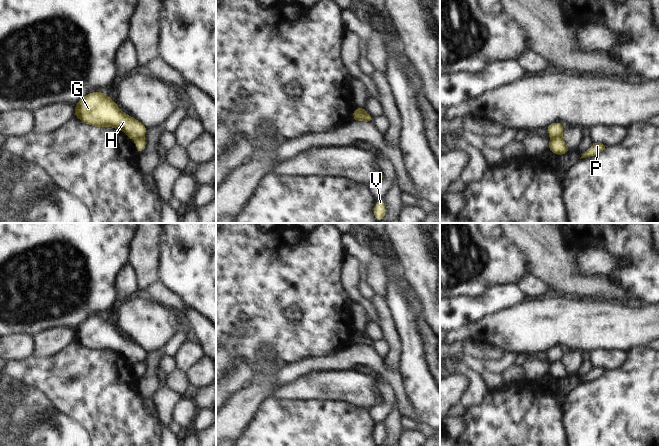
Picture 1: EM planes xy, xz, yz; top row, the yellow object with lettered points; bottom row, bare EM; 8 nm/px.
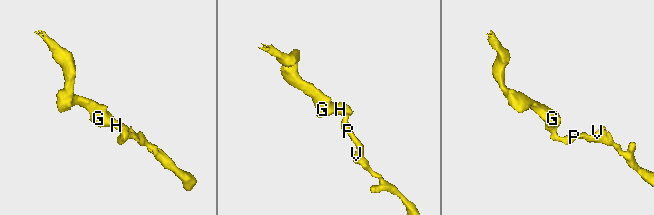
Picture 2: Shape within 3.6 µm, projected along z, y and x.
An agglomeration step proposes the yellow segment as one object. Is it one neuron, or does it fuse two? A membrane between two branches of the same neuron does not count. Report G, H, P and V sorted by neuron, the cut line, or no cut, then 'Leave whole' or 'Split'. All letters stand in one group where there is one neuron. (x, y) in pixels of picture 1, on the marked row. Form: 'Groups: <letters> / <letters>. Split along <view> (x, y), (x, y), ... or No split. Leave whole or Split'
Groups: G H / P V. Split along xz (366, 113), (363, 113), (359, 119). Split

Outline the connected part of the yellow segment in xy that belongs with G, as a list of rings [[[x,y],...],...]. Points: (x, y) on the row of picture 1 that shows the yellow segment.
[[[94,91],[75,105],[75,117],[95,127],[110,126],[124,131],[130,139],[143,138],[147,128],[124,114],[105,93]]]

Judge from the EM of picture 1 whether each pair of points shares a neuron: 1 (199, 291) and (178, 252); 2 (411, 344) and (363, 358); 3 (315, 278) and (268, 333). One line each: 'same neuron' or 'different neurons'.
1: same neuron
2: different neurons
3: same neuron

